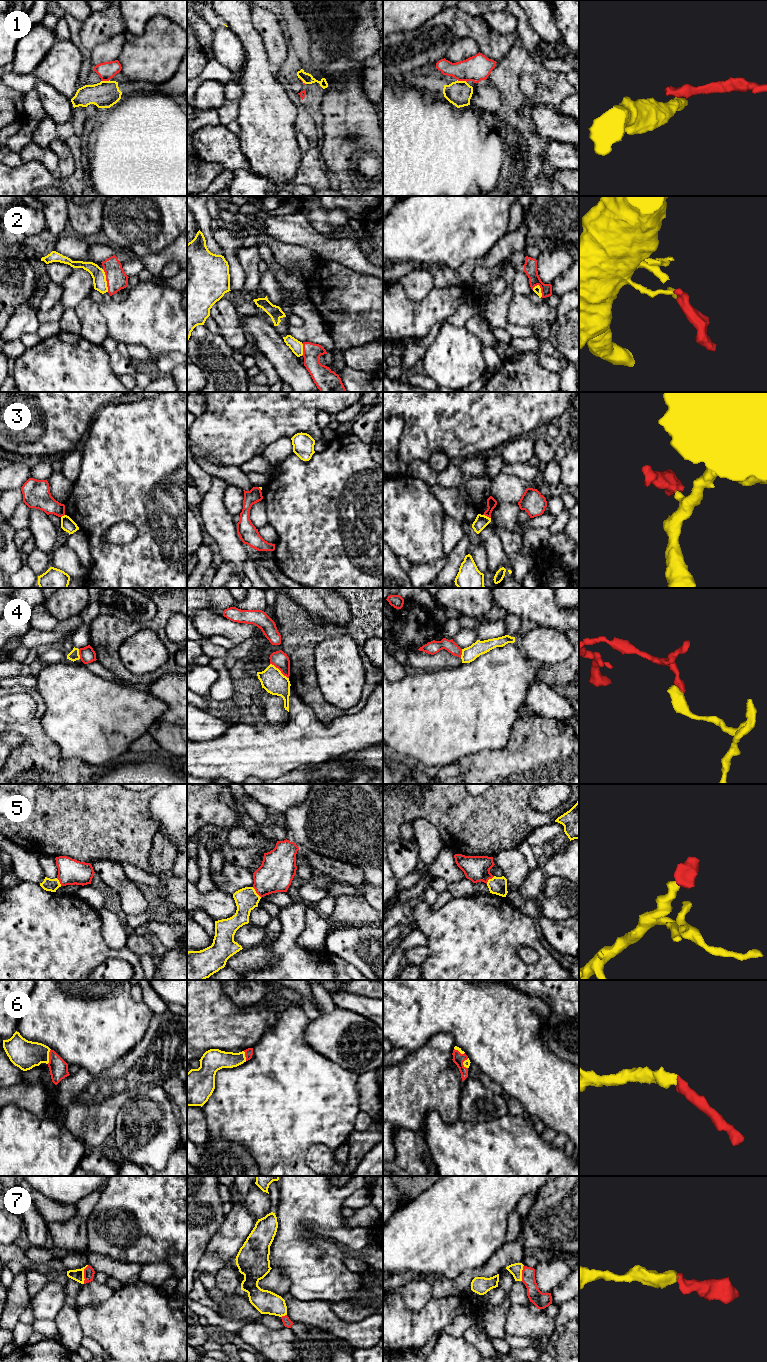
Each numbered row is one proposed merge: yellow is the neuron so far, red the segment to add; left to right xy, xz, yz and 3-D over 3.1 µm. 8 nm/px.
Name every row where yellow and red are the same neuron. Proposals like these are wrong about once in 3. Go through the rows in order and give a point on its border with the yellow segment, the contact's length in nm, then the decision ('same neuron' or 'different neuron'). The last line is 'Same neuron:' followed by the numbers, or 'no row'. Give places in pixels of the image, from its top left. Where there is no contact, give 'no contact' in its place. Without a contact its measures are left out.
1: contact yz (462, 81); length 80 nm; different neuron
2: contact xy (105, 280); length 190 nm; different neuron
3: contact yz (486, 516); length 70 nm; different neuron
4: contact xz (279, 670); length 200 nm; different neuron
5: contact xz (255, 892); length 120 nm; same neuron
6: contact xy (48, 1056); length 120 nm; same neuron
7: contact xy (83, 1274); length 160 nm; same neuron
Same neuron: 5, 6, 7

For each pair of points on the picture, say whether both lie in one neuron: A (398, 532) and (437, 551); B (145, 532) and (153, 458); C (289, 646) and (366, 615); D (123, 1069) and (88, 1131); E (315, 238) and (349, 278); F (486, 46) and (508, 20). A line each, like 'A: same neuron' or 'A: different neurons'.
A: same neuron
B: same neuron
C: same neuron
D: same neuron
E: different neurons
F: different neurons

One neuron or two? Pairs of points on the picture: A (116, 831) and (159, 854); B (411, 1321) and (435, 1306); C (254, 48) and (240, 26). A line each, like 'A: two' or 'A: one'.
A: two
B: one
C: one

